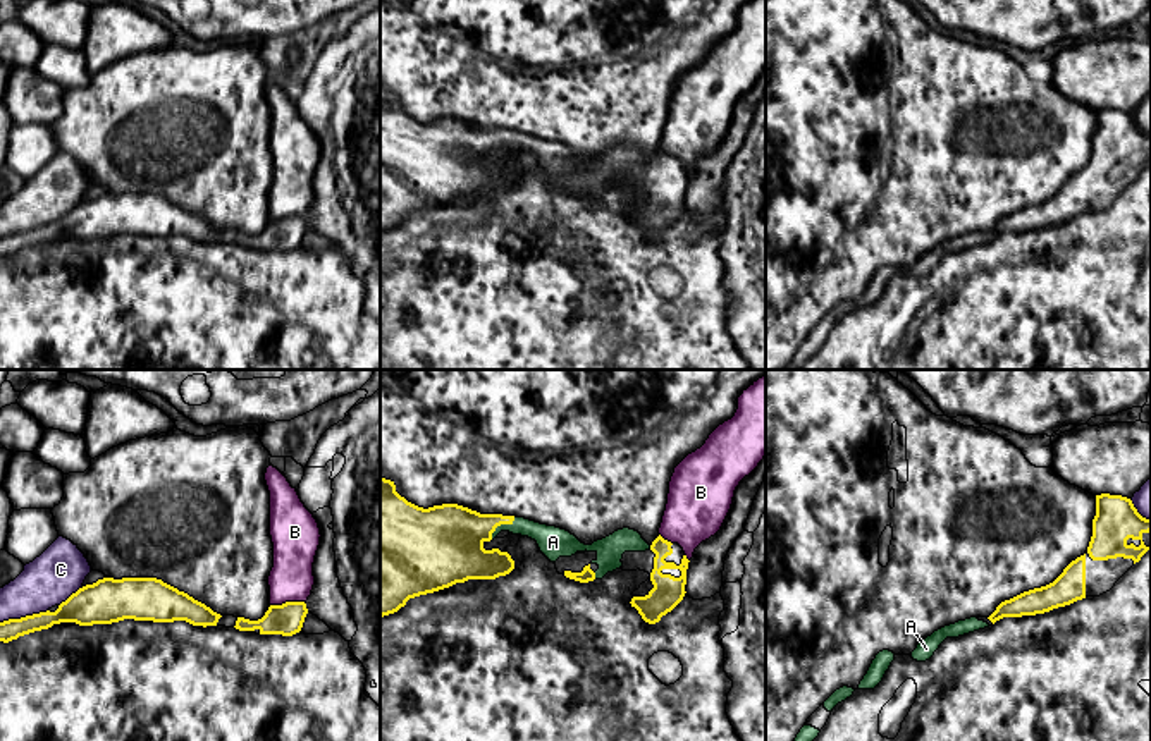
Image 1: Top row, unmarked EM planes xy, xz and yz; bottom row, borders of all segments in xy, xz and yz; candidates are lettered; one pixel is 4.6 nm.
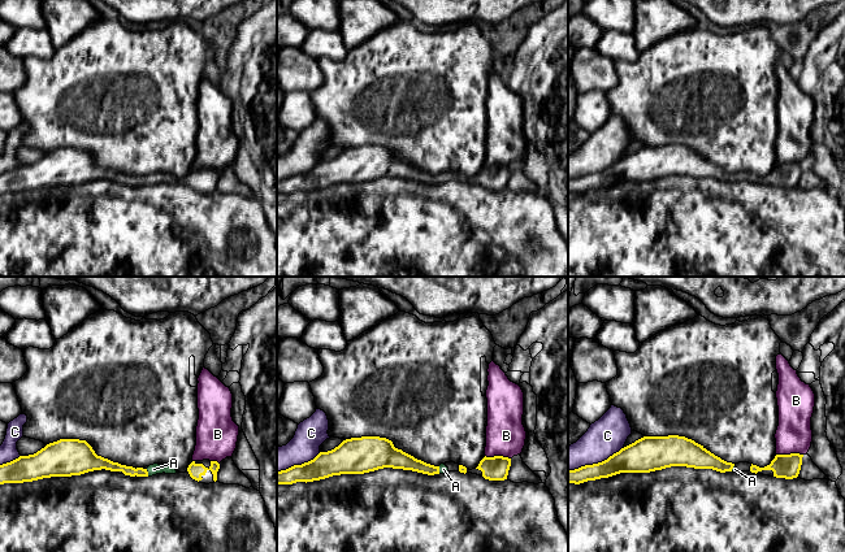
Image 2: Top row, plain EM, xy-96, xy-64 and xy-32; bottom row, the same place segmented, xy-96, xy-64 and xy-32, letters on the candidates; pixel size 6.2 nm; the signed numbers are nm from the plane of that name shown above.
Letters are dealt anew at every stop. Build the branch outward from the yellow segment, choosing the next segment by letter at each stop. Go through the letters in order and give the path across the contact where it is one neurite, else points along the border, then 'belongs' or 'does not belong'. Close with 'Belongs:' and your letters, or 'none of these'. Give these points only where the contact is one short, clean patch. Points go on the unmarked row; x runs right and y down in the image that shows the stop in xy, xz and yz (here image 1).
A: belongs
B: does not belong
C: does not belong
Belongs: A

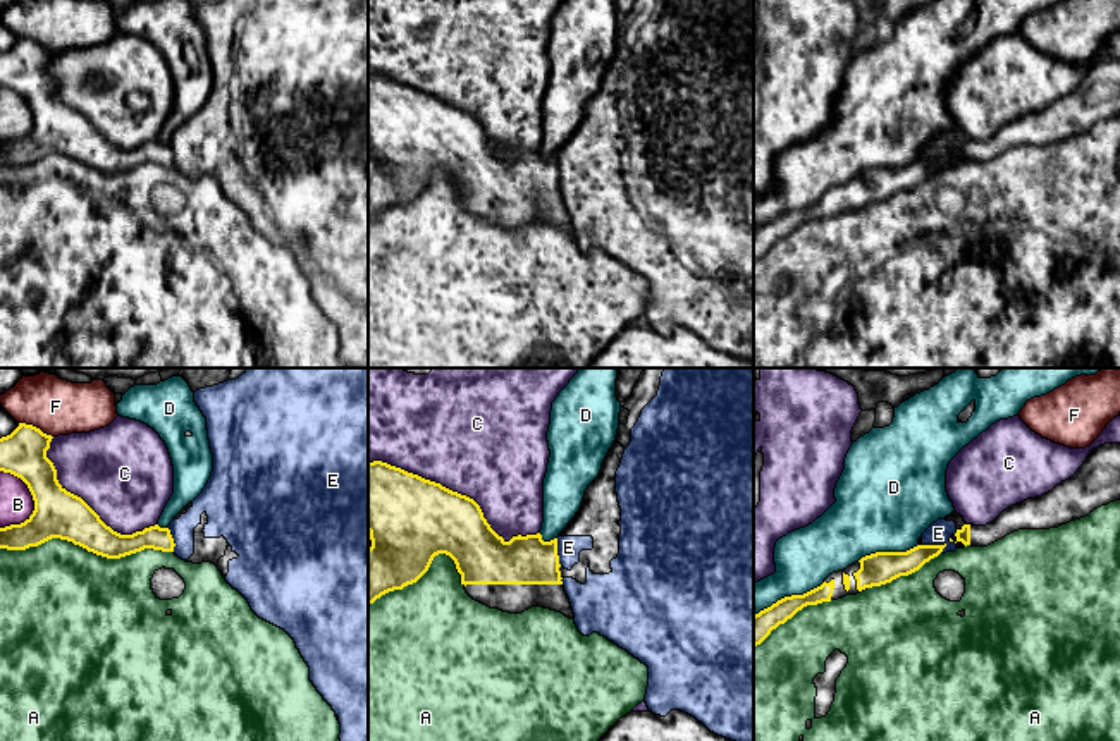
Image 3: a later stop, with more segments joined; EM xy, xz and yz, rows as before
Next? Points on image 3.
A: does not belong
B: does not belong
C: does not belong
D: does not belong
E: border along yz (923, 159), (947, 160); does not belong
F: does not belong
Belongs: none of these

